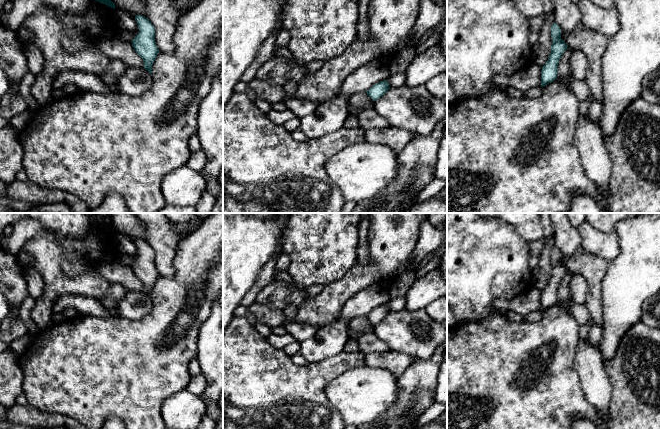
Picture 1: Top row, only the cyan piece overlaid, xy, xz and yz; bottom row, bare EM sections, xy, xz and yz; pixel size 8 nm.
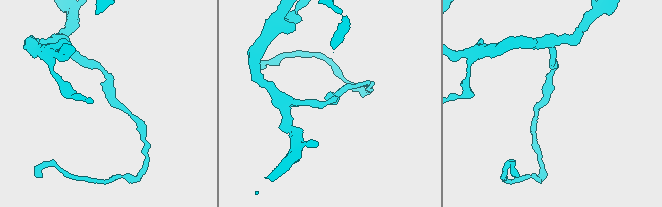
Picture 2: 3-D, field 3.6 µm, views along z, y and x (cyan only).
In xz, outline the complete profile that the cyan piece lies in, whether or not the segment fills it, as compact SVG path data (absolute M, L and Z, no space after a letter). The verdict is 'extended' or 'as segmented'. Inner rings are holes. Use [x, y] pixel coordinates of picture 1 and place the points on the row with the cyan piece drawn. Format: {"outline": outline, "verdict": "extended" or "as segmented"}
{"outline": "M384 80L372 86L368 91L366 91L366 93L369 97L372 98L373 101L376 101L382 97L389 89L389 83Z", "verdict": "as segmented"}

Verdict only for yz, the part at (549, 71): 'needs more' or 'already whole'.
already whole

